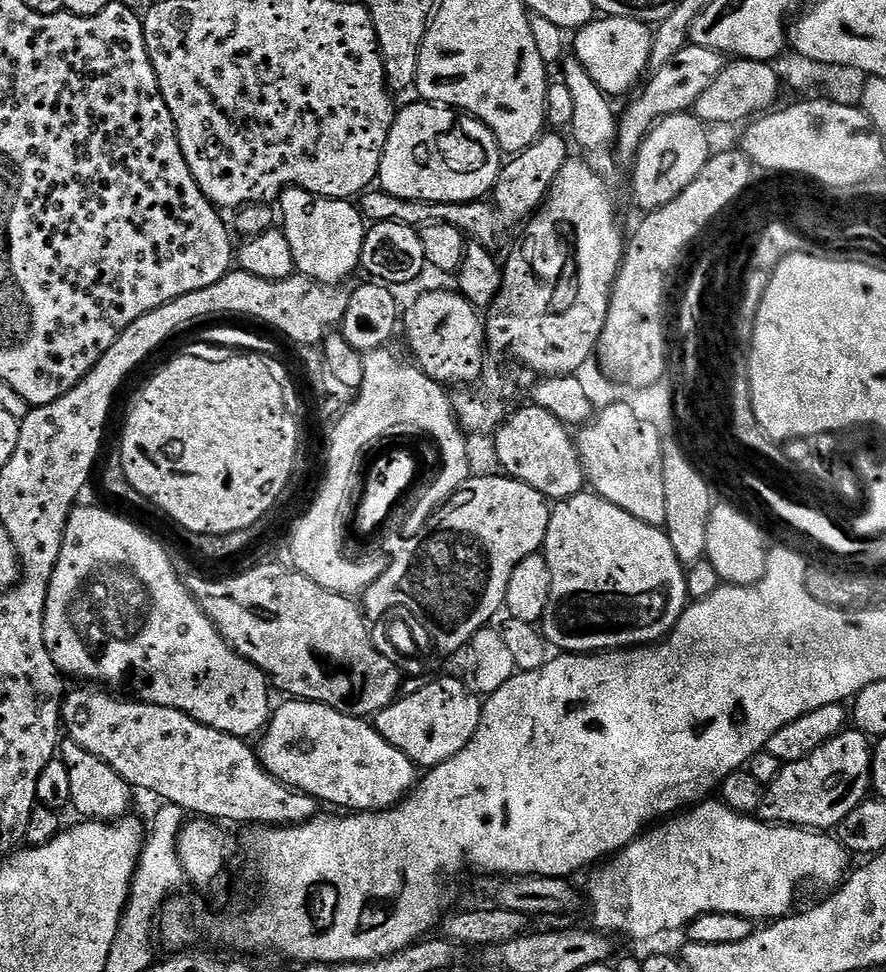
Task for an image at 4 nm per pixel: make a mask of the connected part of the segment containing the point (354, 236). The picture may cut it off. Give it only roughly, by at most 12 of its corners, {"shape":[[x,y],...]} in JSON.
{"shape":[[285,188],[278,216],[296,272],[339,285],[360,268],[352,200]]}

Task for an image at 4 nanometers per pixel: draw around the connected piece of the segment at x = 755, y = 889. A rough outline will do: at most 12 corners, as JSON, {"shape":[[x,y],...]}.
{"shape":[[708,798],[588,880],[605,934],[789,915],[835,889],[835,835]]}

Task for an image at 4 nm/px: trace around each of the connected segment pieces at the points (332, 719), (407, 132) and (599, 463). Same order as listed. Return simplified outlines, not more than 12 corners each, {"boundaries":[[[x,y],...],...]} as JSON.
{"boundaries":[[[288,698],[259,737],[287,788],[357,812],[418,769],[367,719]],[[467,112],[396,113],[379,187],[403,200],[469,204],[502,167]],[[629,401],[576,434],[585,481],[666,526],[664,438]]]}

